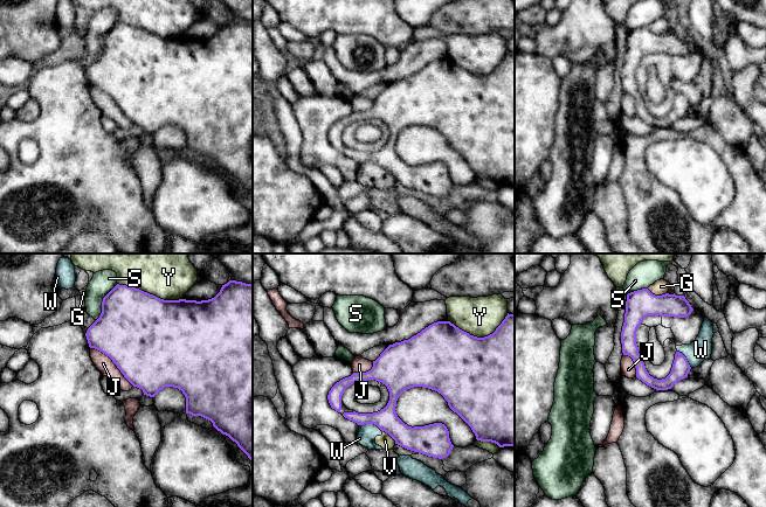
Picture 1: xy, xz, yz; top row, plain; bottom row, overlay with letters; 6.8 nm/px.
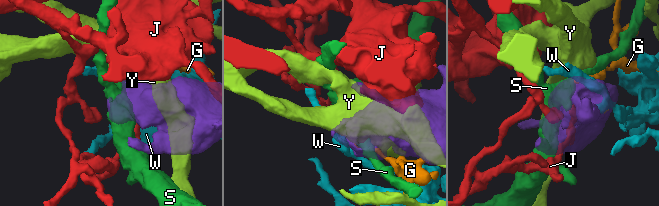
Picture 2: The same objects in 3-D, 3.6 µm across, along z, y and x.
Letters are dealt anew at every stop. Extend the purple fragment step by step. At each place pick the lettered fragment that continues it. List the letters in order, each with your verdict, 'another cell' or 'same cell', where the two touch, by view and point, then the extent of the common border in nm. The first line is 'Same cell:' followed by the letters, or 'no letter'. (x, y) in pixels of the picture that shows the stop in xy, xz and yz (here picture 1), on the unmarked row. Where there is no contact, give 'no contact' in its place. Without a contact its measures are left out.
Same cell: no letter
G: another cell | yz (657, 34) | 150 nm
J: another cell | xy (112, 99) | 400 nm
S: another cell | xy (102, 41) | 300 nm
V: another cell | xz (390, 173) | 130 nm
W: another cell | xz (371, 161) | 170 nm
Y: another cell | xy (149, 32) | 460 nm

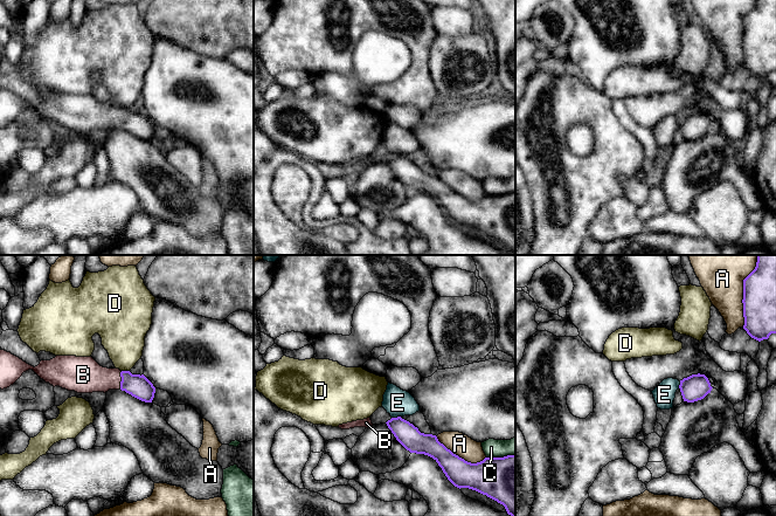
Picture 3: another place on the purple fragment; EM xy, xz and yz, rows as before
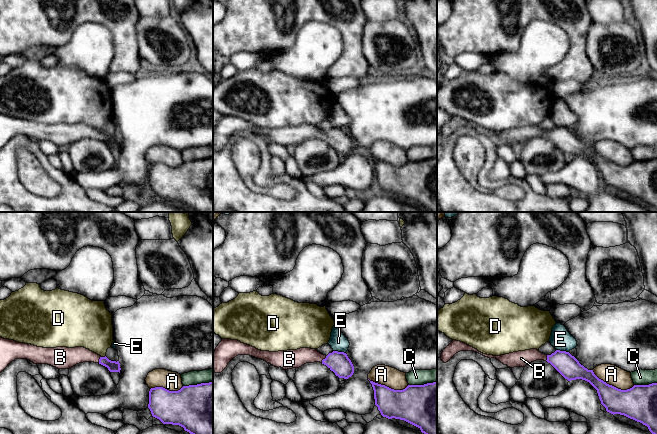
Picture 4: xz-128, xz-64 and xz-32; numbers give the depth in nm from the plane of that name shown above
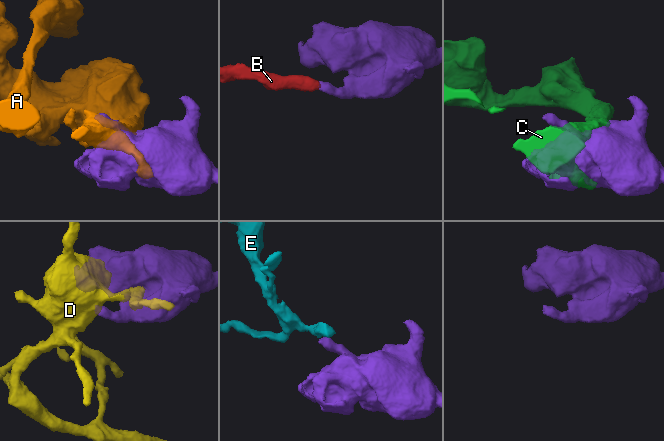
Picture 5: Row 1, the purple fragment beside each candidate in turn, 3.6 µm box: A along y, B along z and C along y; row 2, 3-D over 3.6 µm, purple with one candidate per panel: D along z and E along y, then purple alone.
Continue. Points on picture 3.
Same cell: B
A: another cell | yz (743, 33) | 460 nm
B: same cell | xy (122, 117) | 120 nm
C: another cell | xz (500, 195) | 200 nm
D: another cell | xy (125, 109) | 60 nm
E: another cell | xz (395, 156) | 70 nm

